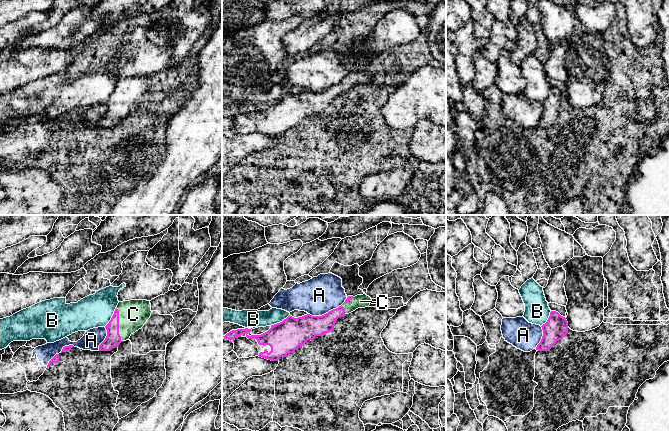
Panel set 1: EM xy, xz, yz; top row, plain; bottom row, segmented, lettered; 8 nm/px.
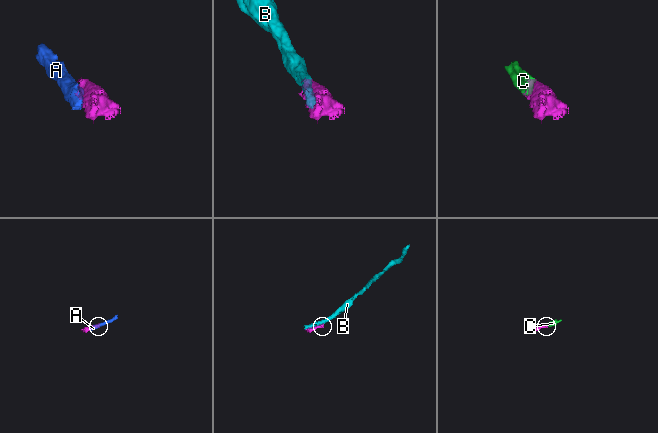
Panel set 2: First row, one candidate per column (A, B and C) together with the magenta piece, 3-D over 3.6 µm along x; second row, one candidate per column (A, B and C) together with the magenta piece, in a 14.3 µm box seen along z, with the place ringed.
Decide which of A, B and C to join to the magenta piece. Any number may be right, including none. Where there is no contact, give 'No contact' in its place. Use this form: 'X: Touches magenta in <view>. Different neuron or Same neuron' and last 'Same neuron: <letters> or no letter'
A: Touches magenta in xz. Different neuron
B: Touches magenta in xz. Different neuron
C: Touches magenta in xy. Same neuron
Same neuron: C

